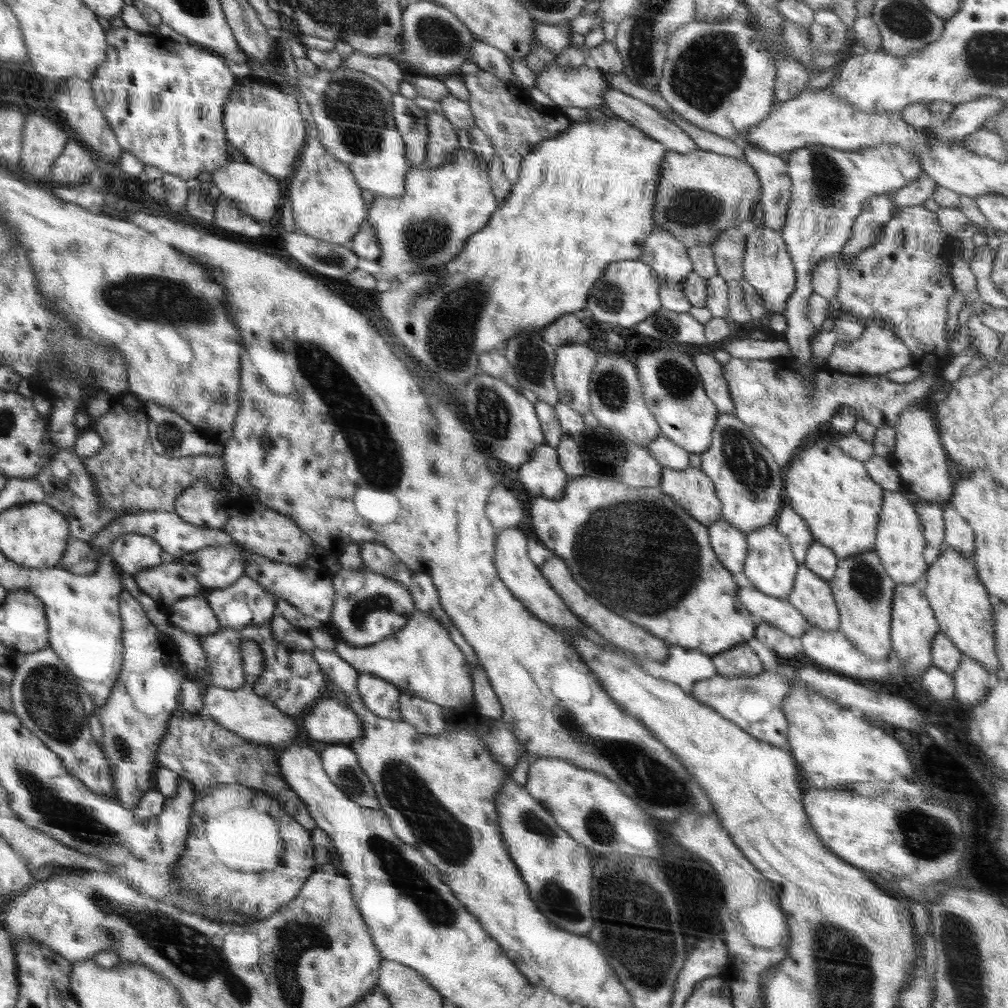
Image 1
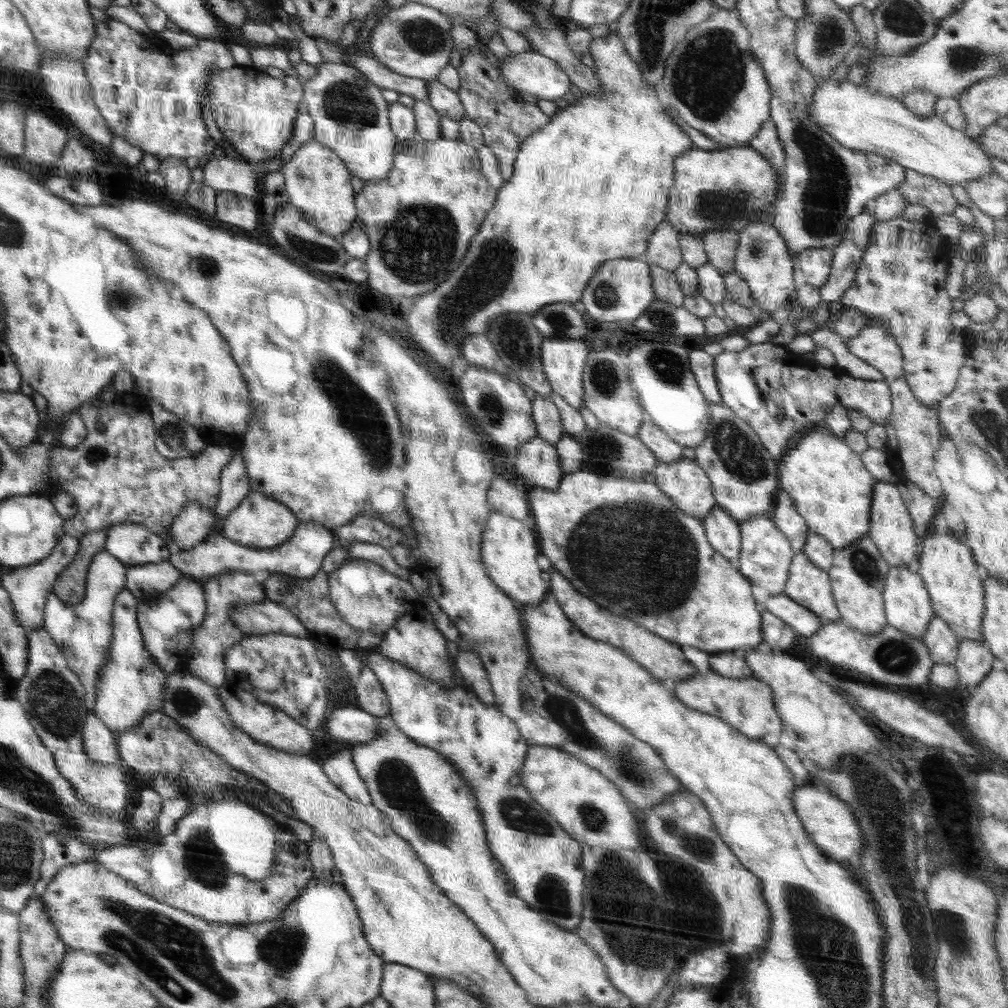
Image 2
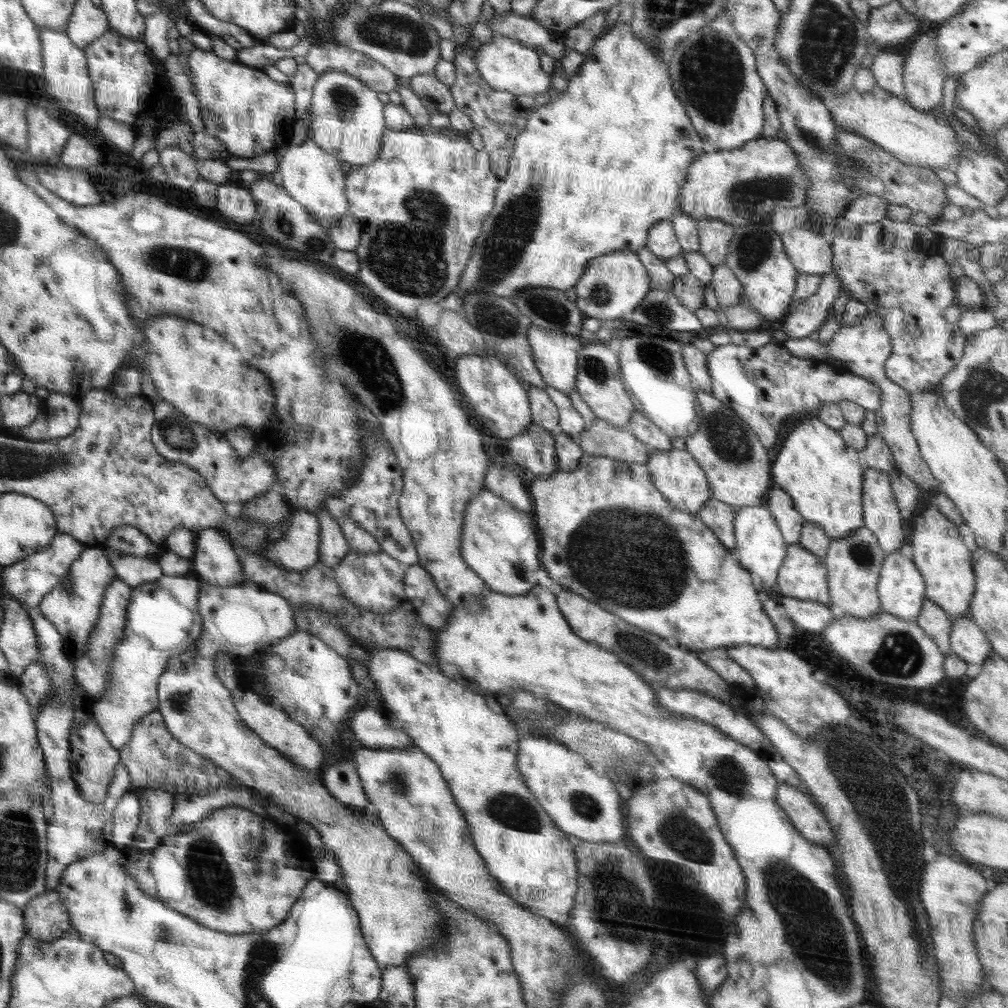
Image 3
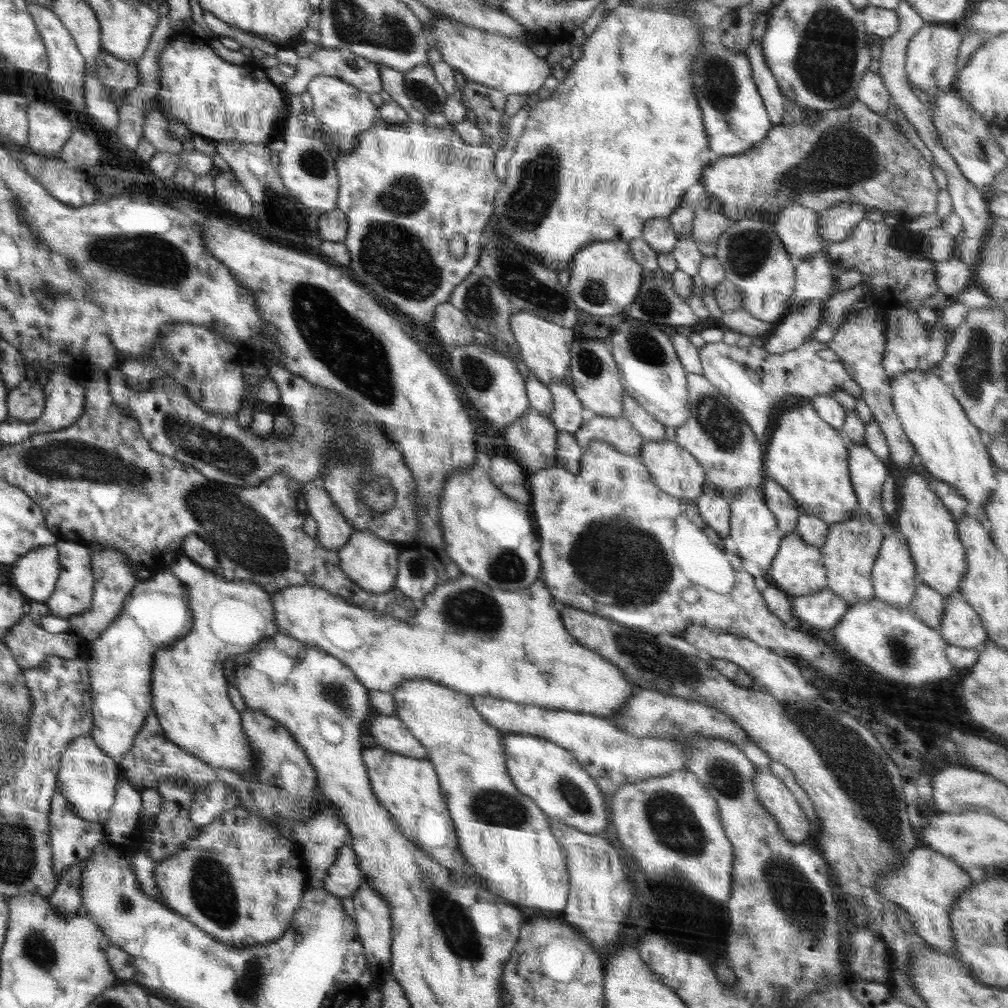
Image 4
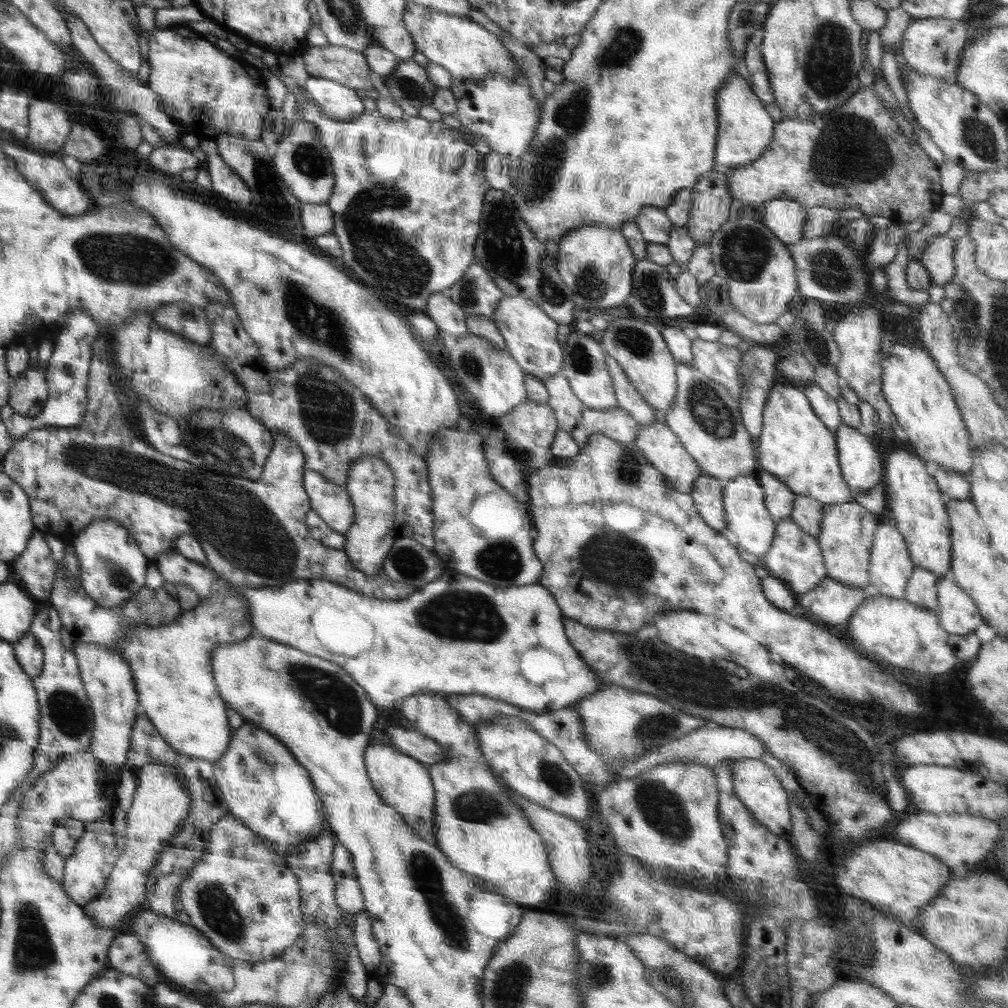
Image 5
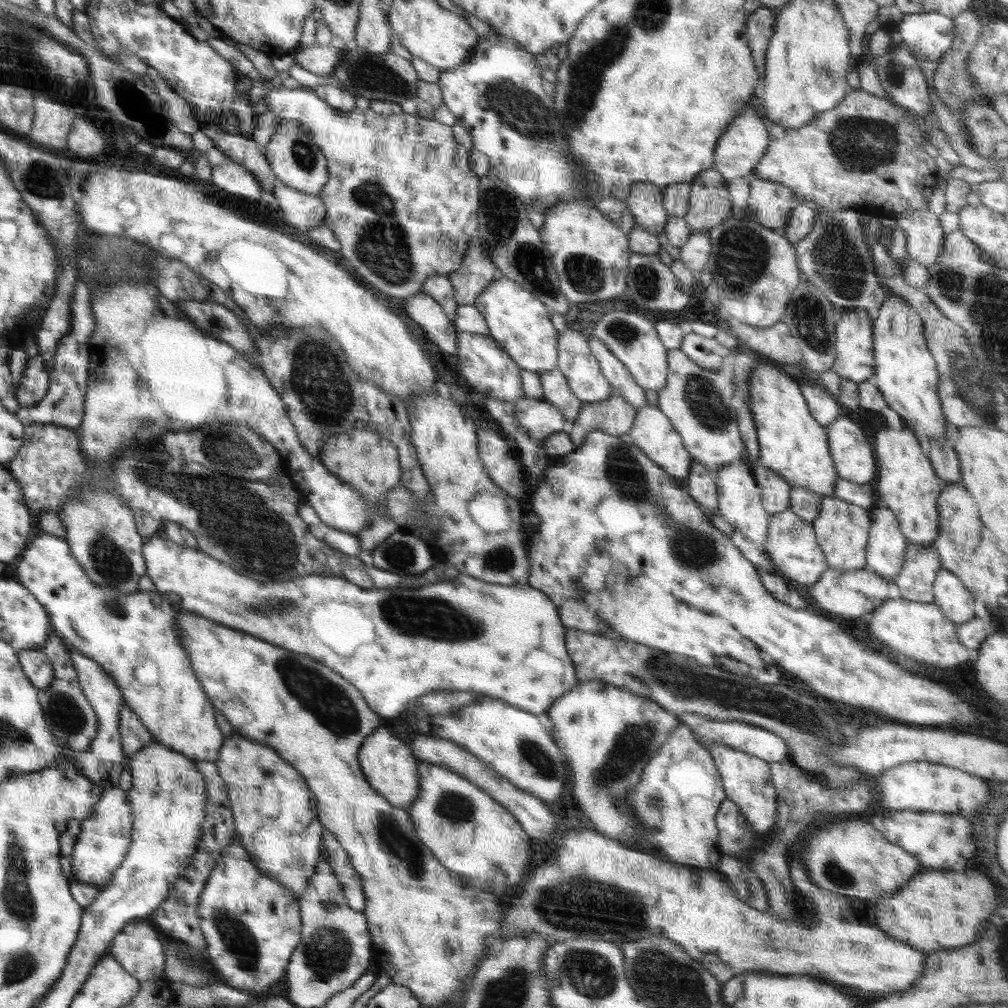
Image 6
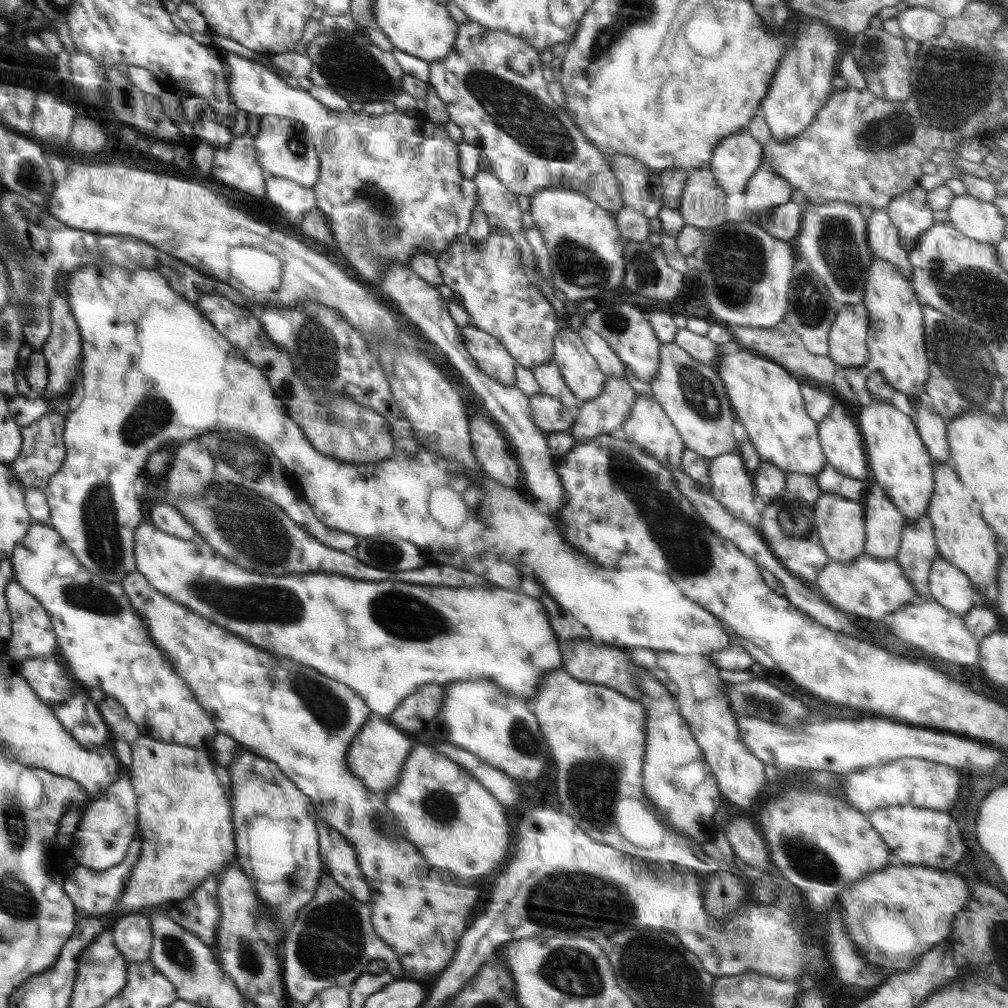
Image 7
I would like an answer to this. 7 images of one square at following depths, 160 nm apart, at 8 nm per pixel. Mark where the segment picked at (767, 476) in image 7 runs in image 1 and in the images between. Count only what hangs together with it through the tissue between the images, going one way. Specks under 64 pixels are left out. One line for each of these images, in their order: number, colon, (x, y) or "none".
1: (789, 523)
2: (785, 516)
3: (790, 522)
4: (782, 504)
5: (778, 499)
6: (775, 492)

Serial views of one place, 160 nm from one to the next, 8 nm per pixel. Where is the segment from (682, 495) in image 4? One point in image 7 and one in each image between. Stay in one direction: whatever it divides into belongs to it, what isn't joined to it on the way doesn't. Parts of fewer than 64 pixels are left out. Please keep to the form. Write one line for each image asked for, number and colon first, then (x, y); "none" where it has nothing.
5: (657, 443)
6: (652, 433)
7: (648, 426)

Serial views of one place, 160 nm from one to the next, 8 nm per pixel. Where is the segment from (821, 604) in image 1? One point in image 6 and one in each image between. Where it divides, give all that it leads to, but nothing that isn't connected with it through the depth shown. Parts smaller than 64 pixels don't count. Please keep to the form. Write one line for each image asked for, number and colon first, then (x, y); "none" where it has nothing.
2: (808, 585)
3: (802, 575)
4: (798, 569)
5: (795, 557)
6: (792, 546)

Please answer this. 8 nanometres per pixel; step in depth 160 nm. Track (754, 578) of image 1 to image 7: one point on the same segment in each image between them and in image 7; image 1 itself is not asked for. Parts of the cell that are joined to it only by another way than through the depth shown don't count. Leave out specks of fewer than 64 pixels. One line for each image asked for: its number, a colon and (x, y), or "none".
2: (765, 557)
3: (760, 548)
4: (753, 534)
5: (748, 522)
6: (739, 500)
7: (731, 485)

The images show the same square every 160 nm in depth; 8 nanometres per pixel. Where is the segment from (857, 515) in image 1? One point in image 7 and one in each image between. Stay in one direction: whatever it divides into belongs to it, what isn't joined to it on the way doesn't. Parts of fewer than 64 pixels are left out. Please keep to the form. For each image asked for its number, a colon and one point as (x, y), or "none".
2: (831, 488)
3: (824, 476)
4: (809, 458)
5: (794, 446)
6: (791, 443)
7: (766, 398)

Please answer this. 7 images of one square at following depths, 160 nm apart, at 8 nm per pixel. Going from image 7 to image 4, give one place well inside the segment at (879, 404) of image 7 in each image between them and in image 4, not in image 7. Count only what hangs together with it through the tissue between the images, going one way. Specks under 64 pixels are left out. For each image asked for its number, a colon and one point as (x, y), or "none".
4: (929, 528)
5: (918, 507)
6: (907, 484)

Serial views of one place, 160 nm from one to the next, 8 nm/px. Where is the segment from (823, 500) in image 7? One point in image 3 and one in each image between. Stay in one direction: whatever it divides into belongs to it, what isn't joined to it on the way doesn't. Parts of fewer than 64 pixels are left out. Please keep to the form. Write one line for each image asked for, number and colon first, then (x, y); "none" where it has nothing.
3: (853, 562)
4: (851, 547)
5: (846, 536)
6: (842, 530)

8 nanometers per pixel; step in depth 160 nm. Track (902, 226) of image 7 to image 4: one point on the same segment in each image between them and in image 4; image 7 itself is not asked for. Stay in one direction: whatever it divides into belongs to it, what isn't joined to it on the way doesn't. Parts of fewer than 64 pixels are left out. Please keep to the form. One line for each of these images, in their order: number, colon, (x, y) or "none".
4: (953, 275)
5: (937, 257)
6: (924, 234)

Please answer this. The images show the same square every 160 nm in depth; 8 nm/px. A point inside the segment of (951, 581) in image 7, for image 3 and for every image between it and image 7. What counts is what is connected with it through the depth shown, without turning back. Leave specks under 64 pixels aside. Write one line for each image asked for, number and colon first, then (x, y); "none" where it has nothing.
3: (967, 640)
4: (961, 626)
5: (957, 613)
6: (957, 602)

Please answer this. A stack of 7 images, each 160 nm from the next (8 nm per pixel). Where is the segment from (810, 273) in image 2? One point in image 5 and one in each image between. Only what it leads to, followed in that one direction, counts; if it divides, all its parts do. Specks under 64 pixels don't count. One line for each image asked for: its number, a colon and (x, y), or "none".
3: (810, 253)
4: (796, 226)
5: (785, 218)

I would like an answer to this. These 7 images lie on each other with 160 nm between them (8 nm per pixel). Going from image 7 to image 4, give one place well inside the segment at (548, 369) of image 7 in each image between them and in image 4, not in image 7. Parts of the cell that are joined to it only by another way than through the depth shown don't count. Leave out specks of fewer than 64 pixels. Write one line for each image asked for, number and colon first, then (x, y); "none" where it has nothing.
4: (568, 415)
5: (567, 408)
6: (556, 391)

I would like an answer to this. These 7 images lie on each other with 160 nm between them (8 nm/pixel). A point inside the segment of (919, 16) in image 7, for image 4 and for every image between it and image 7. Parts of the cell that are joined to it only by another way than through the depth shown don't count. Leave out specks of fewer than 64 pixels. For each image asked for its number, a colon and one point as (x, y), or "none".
4: (931, 55)
5: (933, 46)
6: (929, 36)

